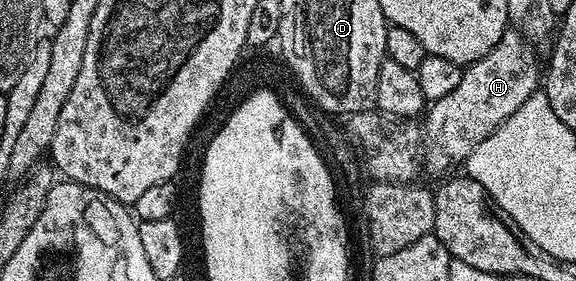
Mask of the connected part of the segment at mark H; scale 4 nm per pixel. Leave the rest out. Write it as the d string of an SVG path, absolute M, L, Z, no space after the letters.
M508 29L488 55L464 70L453 93L445 93L445 97L430 104L425 115L427 124L424 122L421 127L421 163L425 171L443 177L454 163L466 164L473 149L477 149L477 145L492 135L513 112L521 109L530 95L540 90L541 65L539 69L535 54L536 48L518 31Z

